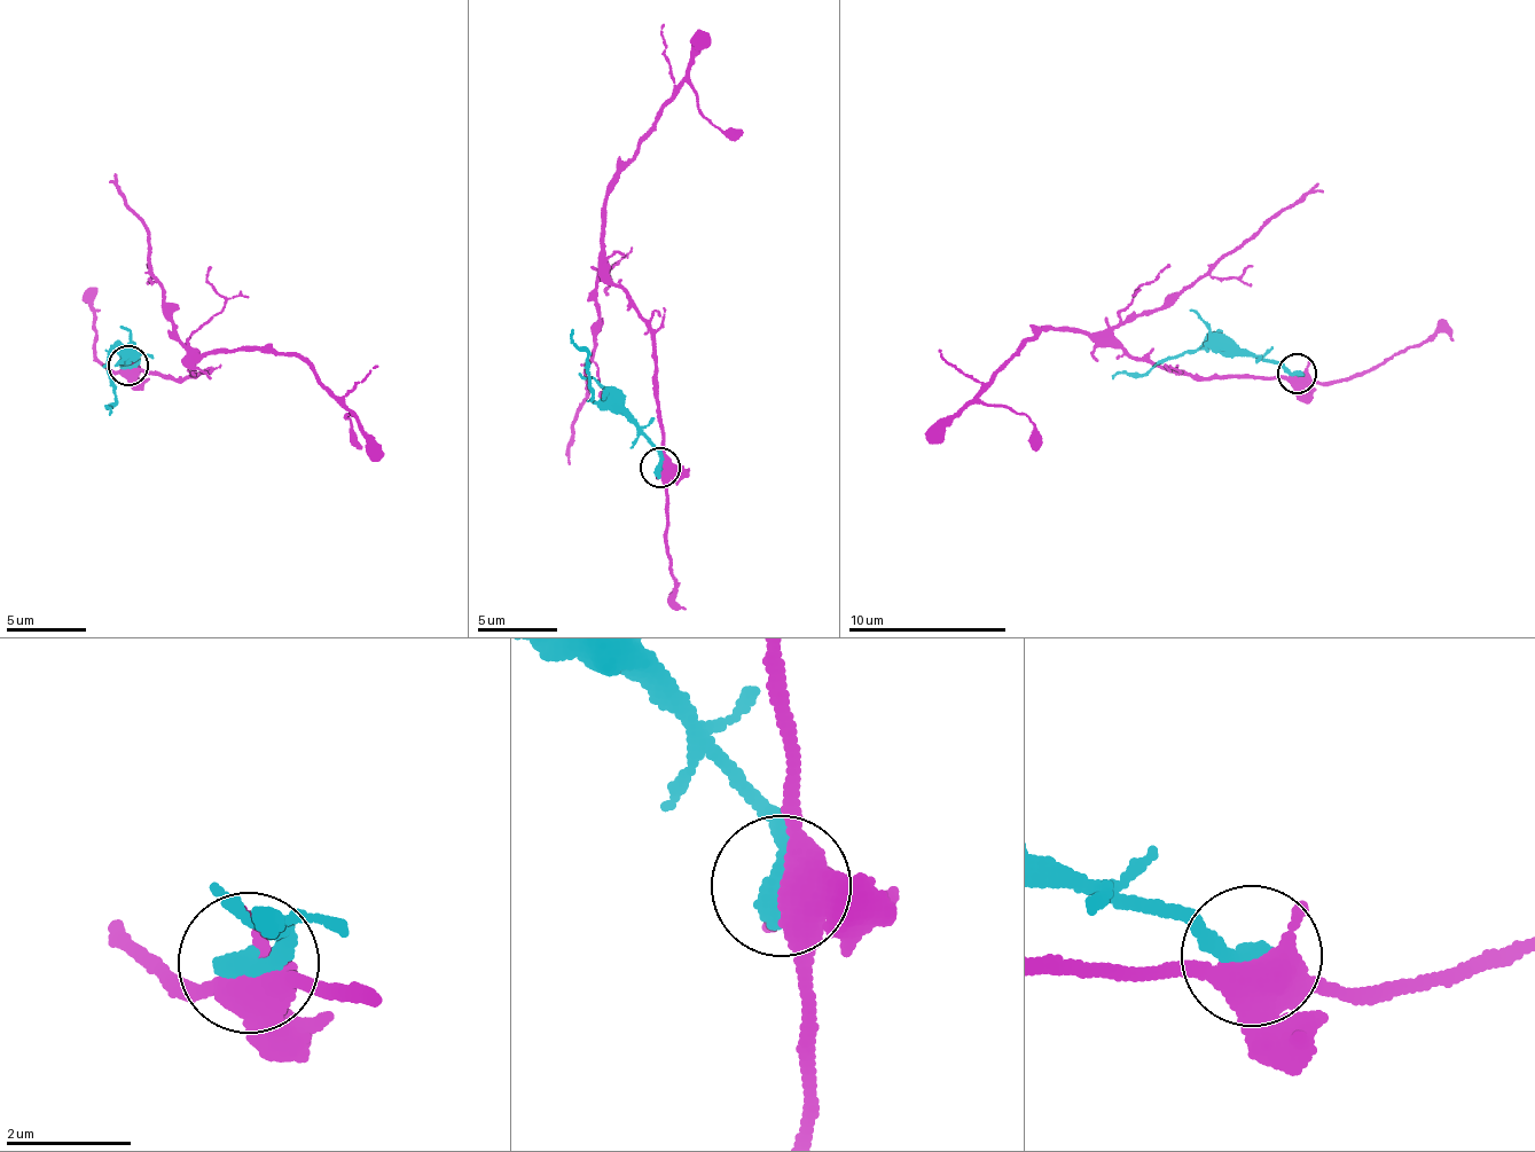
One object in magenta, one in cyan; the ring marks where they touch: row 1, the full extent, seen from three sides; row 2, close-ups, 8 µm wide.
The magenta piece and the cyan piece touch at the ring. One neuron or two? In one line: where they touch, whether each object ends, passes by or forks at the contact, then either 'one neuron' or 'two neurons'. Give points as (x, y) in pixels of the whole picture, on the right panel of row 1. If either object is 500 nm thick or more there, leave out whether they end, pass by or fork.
at (1297, 374); magenta forks there; cyan ends there; two neurons

